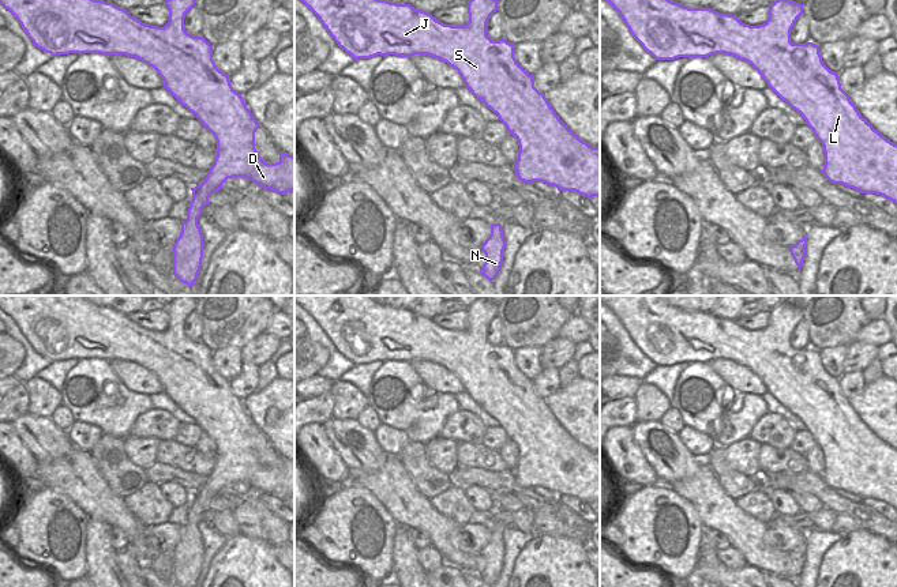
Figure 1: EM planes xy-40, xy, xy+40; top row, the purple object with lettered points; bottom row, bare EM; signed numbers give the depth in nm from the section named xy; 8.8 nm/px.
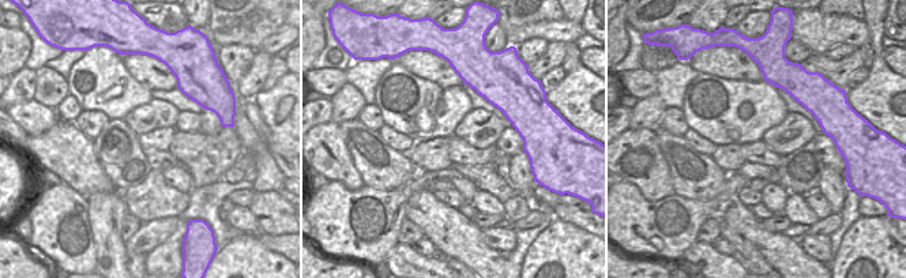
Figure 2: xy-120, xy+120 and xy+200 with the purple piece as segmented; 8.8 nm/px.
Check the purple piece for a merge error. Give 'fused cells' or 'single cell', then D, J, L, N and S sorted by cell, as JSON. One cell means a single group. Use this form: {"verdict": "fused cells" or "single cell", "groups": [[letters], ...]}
{"verdict": "single cell", "groups": [["D", "J", "L", "N", "S"]]}

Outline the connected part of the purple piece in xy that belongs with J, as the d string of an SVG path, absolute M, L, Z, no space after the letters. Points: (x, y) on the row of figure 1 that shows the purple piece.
M387 0L301 1L319 18L338 46L354 60L378 54L428 54L457 69L465 87L496 113L508 133L517 138L519 151L514 172L518 180L541 181L556 187L558 191L575 191L588 199L600 197L600 147L589 146L562 123L545 94L534 87L533 75L517 63L513 44L504 38L492 41L487 35L487 23L498 11L498 0L469 0L469 22L465 26L444 25L410 4Z

